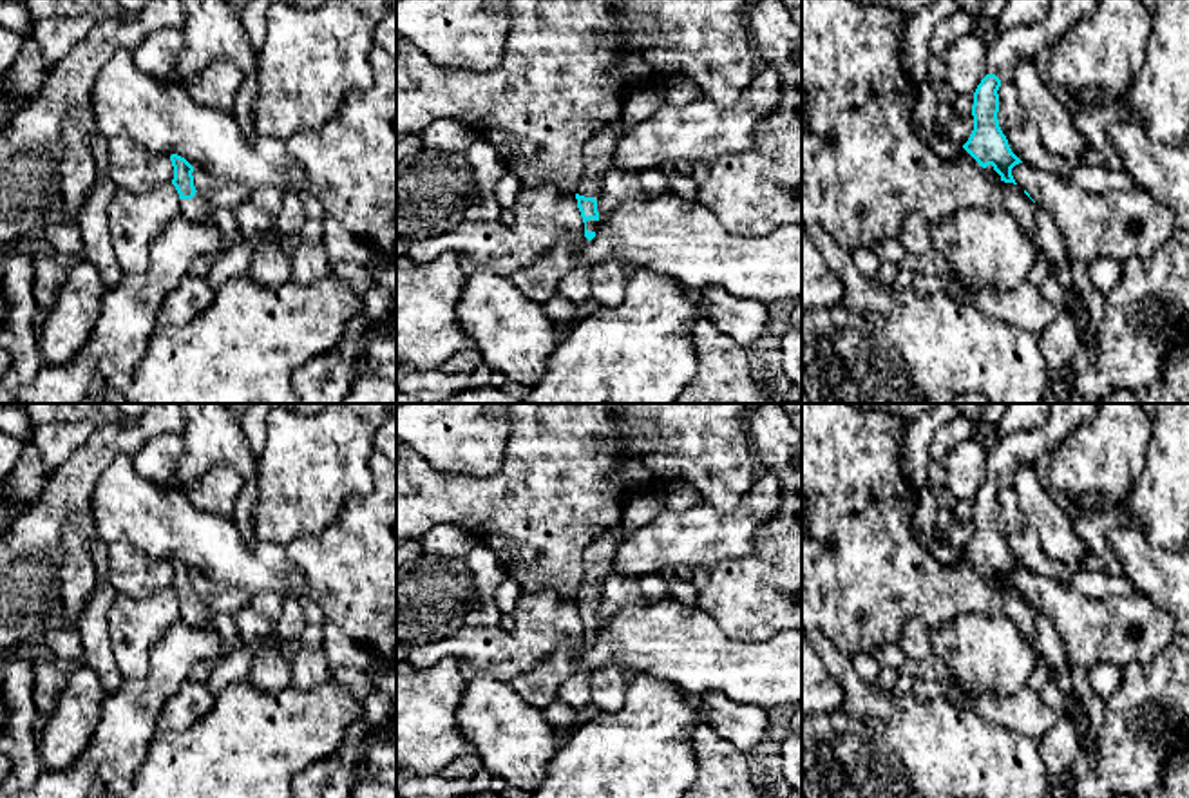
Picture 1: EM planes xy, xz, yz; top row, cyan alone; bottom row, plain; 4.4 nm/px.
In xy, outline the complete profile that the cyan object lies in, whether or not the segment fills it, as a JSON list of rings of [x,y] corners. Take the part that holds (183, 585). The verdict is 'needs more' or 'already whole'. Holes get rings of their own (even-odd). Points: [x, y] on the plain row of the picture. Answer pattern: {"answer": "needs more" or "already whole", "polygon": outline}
{"answer": "needs more", "polygon": [[[170,561],[174,572],[172,590],[179,599],[179,619],[186,624],[205,624],[212,619],[208,606],[194,592],[194,572],[181,561]]]}

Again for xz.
{"answer": "needs more", "polygon": [[[619,525],[603,528],[583,554],[583,583],[577,590],[577,613],[585,628],[585,642],[592,646],[599,630],[597,603],[603,581],[614,572],[614,556],[623,543]]]}

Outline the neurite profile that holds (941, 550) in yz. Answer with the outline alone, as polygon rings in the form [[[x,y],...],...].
[[[936,532],[928,552],[945,566],[956,566],[963,556],[963,550],[954,548],[948,539],[937,536]]]

